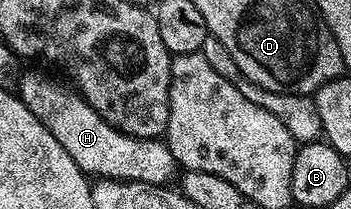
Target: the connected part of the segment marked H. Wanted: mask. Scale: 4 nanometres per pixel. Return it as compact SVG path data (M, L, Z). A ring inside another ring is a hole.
M24 71L17 85L17 95L35 115L37 122L61 142L61 147L89 178L132 180L143 184L166 185L177 169L175 155L162 139L142 140L114 128L70 83L62 84L43 72Z

